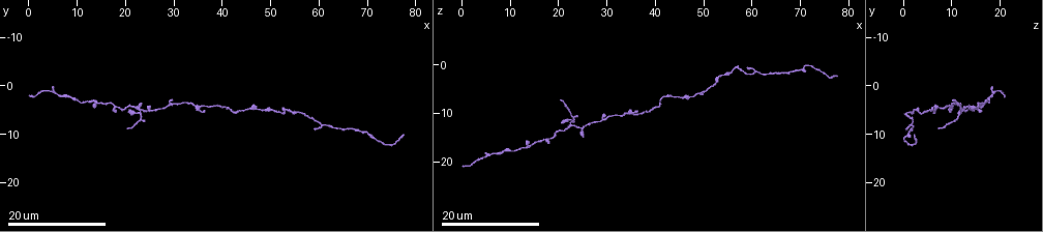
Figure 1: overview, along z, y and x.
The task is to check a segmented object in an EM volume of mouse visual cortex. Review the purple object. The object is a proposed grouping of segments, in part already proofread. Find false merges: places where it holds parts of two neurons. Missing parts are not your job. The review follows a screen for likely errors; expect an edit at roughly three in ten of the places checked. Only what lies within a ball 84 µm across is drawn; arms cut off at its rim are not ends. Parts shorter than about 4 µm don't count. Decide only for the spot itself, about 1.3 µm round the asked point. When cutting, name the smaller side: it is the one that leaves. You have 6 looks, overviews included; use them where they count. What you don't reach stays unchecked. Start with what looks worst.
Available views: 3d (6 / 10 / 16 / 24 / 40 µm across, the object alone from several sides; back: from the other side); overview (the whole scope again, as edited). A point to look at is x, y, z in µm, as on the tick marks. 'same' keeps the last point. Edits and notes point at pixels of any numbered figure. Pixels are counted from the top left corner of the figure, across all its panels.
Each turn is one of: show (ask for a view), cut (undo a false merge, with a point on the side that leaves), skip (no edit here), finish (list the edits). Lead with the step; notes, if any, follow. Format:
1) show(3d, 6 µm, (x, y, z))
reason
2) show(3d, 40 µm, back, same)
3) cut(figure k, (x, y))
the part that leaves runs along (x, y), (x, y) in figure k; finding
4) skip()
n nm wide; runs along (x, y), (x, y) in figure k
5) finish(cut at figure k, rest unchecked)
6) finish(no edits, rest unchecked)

show(3d, 16 µm, (22.5, 4.5, 12.5))
four or more arms meet

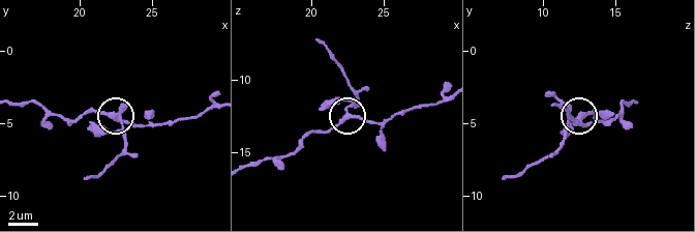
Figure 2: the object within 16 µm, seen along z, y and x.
show(3d, 6 µm, (22.4, 4.6, 12.4))

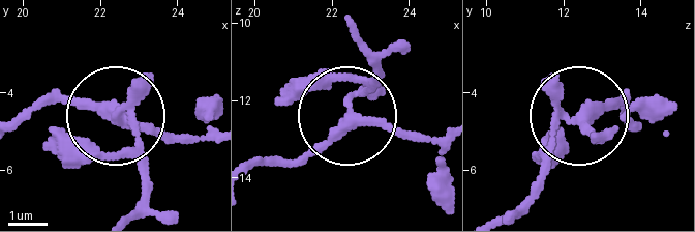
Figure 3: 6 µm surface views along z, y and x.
cut(figure 3, (143, 148))
the part that leaves runs along (140, 89), (130, 116), (140, 145), (133, 211) in figure 3; two neurons meet here

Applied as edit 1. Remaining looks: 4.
show(overview)

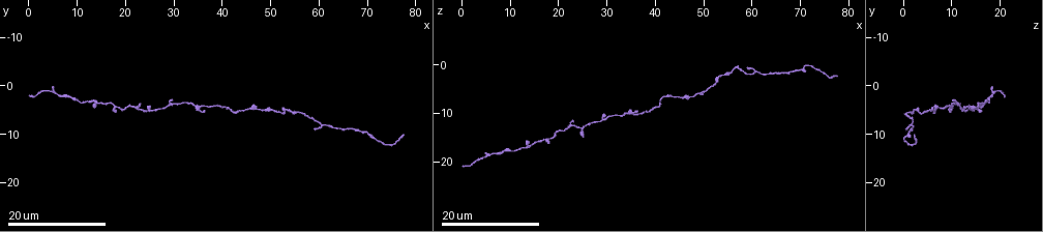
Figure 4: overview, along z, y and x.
show(3d, 24 µm, (4.5, 1.5, 19.5))
sudden change in width

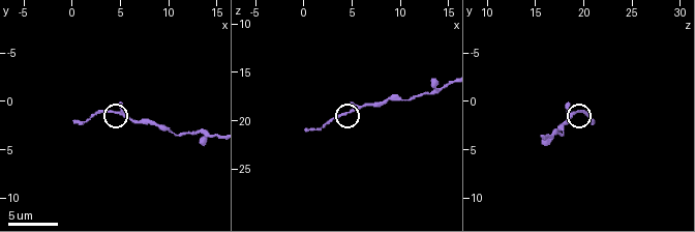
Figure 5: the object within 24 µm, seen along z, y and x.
show(3d, 10 µm, (4.8, 1.4, 19.0))

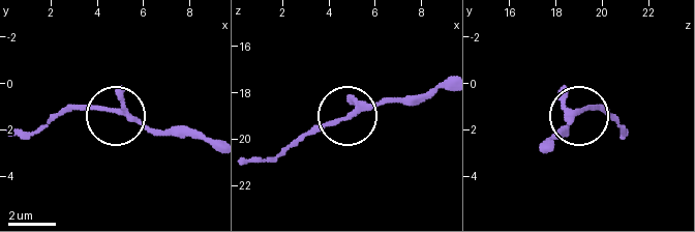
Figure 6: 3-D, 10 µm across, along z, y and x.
show(3d, 10 µm, back, (4.6, 1.1, 19.1))

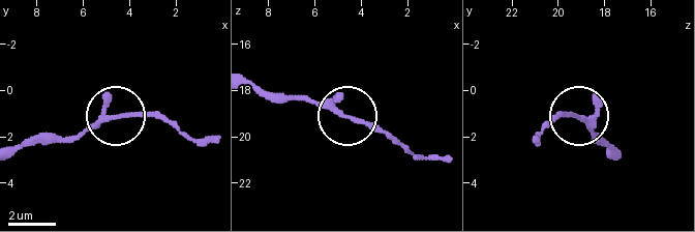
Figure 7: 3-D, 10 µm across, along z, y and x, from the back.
skip()
runs along (21, 149), (50, 138), (80, 136), (121, 114), (160, 114) in figure 7; all the same neuron

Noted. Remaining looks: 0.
finish(cut at figure 3, rest unchecked)

